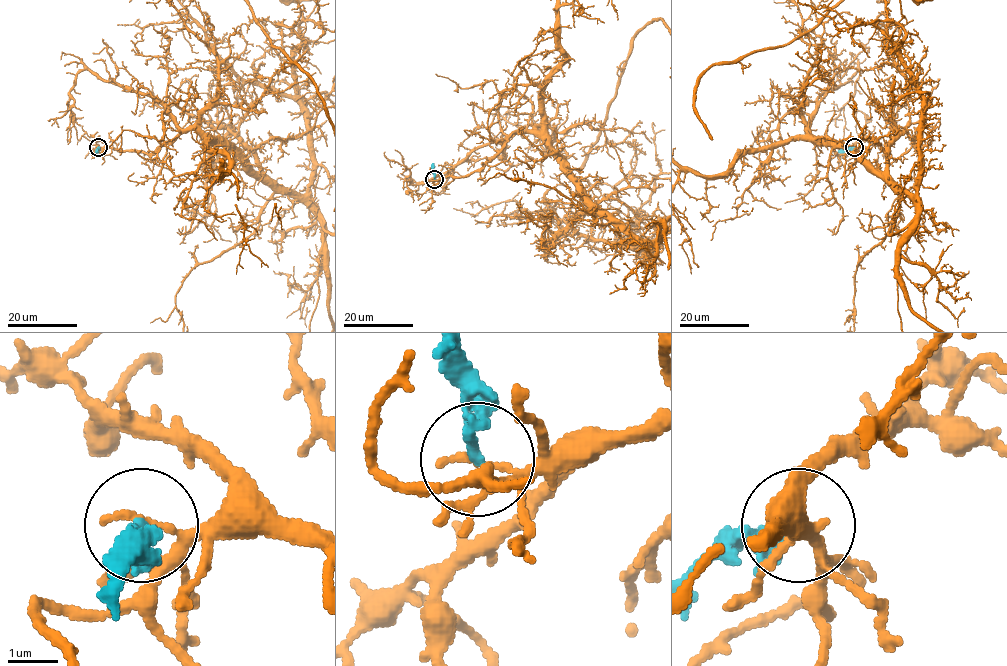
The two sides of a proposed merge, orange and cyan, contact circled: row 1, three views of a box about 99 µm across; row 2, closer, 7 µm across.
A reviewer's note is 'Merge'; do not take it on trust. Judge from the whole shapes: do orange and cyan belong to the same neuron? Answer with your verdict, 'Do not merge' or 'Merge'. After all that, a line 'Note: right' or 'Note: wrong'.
Do not merge
Note: wrong

